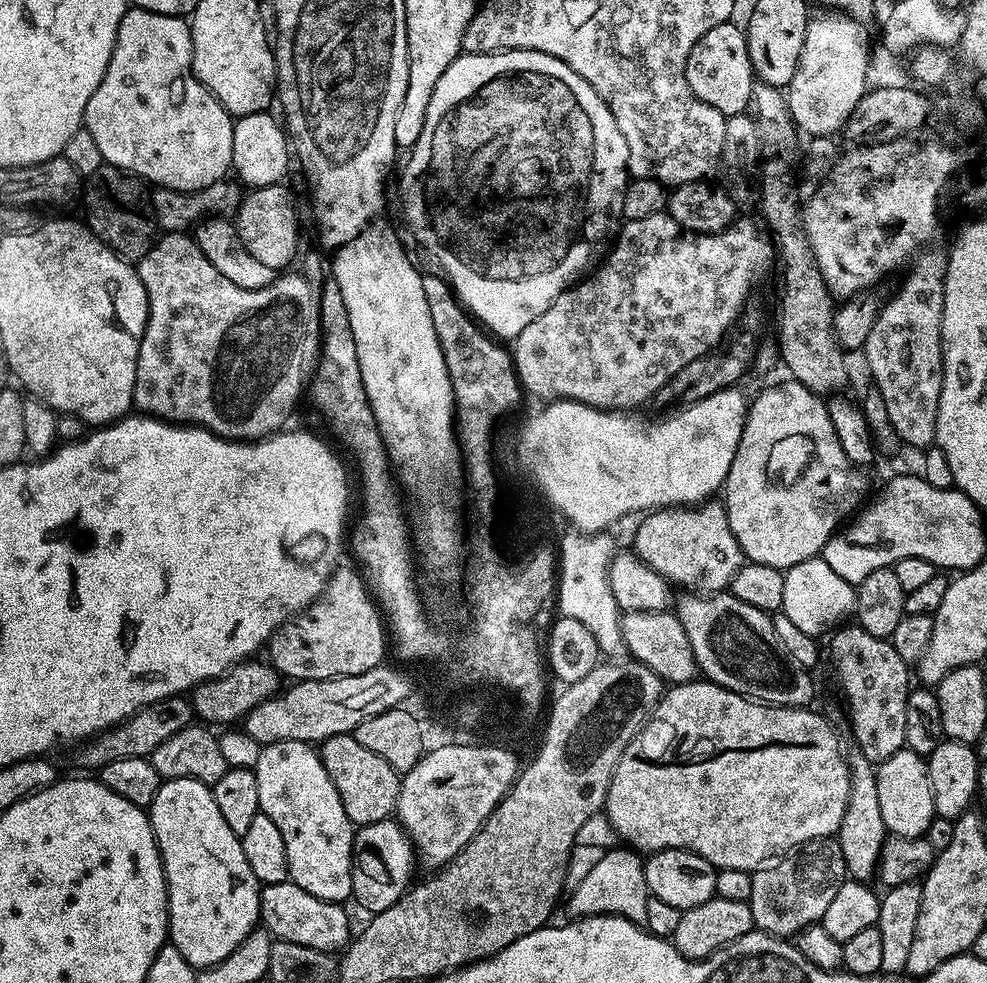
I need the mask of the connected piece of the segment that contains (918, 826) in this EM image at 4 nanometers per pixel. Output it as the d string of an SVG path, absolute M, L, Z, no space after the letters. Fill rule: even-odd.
M902 747L890 758L886 758L876 768L876 781L878 782L878 802L882 806L882 822L885 829L893 836L914 838L924 836L933 819L937 817L934 810L934 798L930 790L928 777L928 761L908 747Z

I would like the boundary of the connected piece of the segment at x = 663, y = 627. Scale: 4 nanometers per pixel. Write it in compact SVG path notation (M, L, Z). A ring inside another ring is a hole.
M675 611L626 612L620 617L620 628L627 655L654 670L665 685L688 684L697 679L694 650L690 650L690 638L686 638L686 630L682 630L682 622Z

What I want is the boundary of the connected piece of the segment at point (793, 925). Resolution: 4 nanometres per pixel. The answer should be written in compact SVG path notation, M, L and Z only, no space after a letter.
M836 838L813 840L799 850L755 869L752 872L752 893L748 899L753 925L771 936L795 937L811 924L819 924L834 894L838 894L838 886L844 884L847 876L848 867Z

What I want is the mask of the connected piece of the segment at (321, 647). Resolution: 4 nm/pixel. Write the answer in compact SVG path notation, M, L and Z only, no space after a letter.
M337 567L328 579L328 585L322 590L318 599L306 609L306 614L297 614L284 627L273 634L266 645L267 663L271 664L281 677L289 681L321 680L322 678L338 678L366 674L366 670L374 670L385 663L384 647L389 647L390 640L386 635L386 620L365 577L352 568Z

